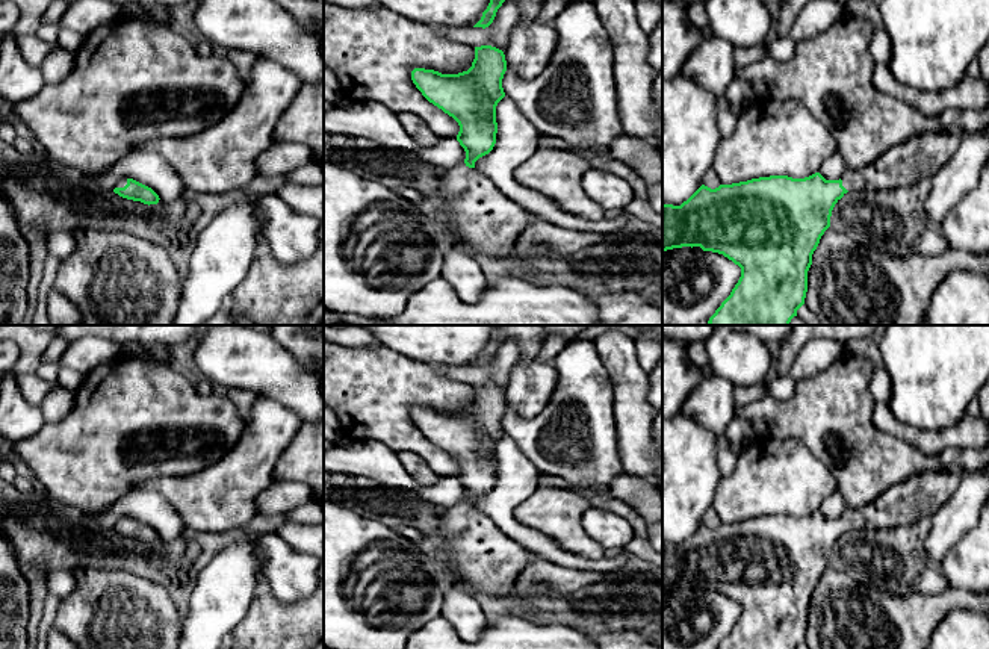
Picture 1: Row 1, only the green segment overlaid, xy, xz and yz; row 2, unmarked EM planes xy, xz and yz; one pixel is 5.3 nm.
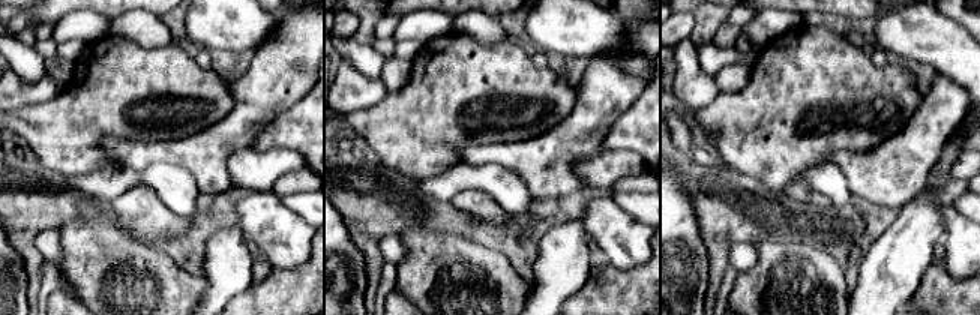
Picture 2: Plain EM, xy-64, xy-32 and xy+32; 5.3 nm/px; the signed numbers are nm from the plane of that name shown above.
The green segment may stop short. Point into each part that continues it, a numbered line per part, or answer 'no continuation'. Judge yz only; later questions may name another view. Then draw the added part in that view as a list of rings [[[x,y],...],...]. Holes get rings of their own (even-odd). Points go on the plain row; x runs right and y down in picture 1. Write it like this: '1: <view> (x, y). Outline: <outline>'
1: yz (917, 498). Outline: [[[930,470],[913,475],[883,492],[862,508],[847,508],[841,516],[848,531],[894,529],[930,519],[957,490],[963,472]]]

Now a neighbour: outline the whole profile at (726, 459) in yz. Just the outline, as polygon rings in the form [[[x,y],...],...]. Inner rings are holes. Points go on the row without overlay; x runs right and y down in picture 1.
[[[724,434],[718,436],[718,469],[721,472],[721,478],[727,478],[733,474],[736,460],[738,455],[732,452],[727,437]]]

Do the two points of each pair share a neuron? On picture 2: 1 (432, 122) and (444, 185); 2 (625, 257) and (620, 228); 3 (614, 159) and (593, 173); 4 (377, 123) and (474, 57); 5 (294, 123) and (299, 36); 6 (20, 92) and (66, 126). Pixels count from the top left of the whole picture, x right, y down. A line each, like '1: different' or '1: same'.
1: different
2: same
3: same
4: same
5: different
6: different

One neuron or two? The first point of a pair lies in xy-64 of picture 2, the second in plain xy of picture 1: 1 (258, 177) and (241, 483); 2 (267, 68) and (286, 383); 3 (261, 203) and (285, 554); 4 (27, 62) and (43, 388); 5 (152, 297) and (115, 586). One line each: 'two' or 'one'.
1: two
2: two
3: one
4: one
5: one

